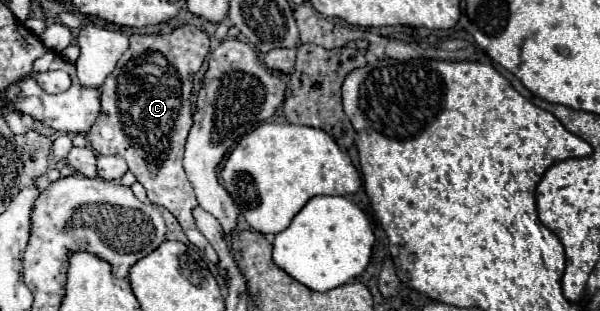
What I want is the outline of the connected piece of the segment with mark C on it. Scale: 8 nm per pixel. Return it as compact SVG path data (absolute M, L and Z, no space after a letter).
M189 24L175 28L171 34L157 34L163 38L139 36L141 34L131 36L129 50L107 76L103 84L101 112L87 138L97 154L123 156L129 170L145 186L149 200L165 206L179 220L189 242L217 264L215 250L199 228L195 228L191 212L197 206L197 200L183 170L183 148L193 124L193 76L199 72L209 52L209 36Z

